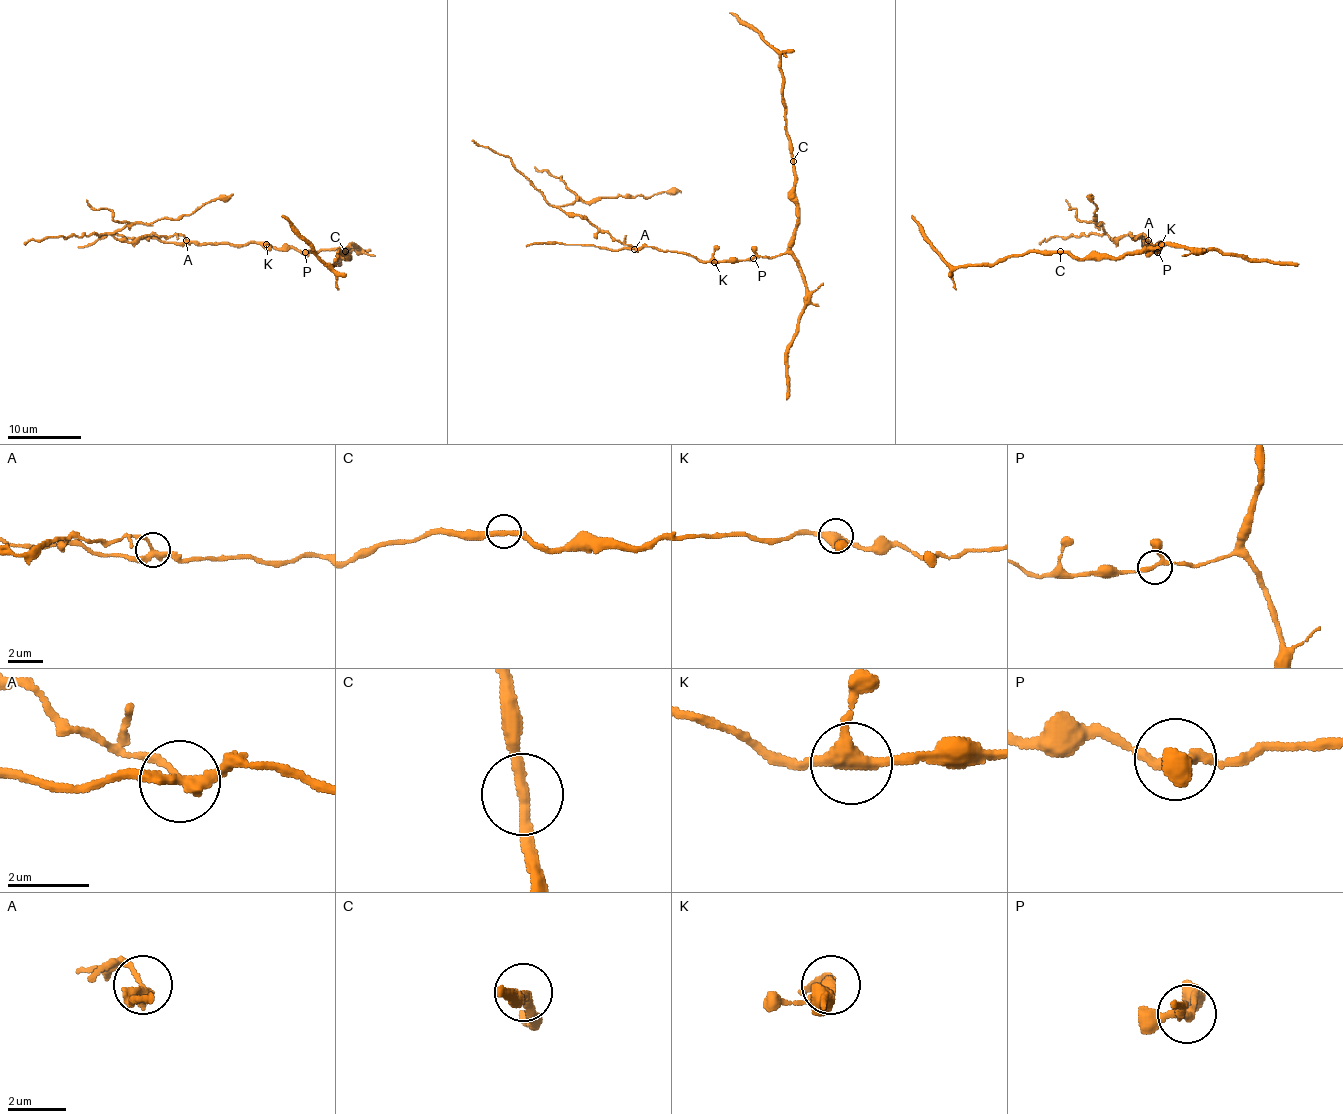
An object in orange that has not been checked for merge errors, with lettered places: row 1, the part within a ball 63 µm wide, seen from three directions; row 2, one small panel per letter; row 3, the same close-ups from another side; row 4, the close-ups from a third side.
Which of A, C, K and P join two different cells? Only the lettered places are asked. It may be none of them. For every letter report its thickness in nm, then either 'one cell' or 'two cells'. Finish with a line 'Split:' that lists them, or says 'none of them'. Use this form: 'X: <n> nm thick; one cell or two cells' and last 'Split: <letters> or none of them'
A: 260 nm thick; two cells
C: 280 nm thick; one cell
K: 380 nm thick; one cell
P: 200 nm thick; one cell
Split: A

